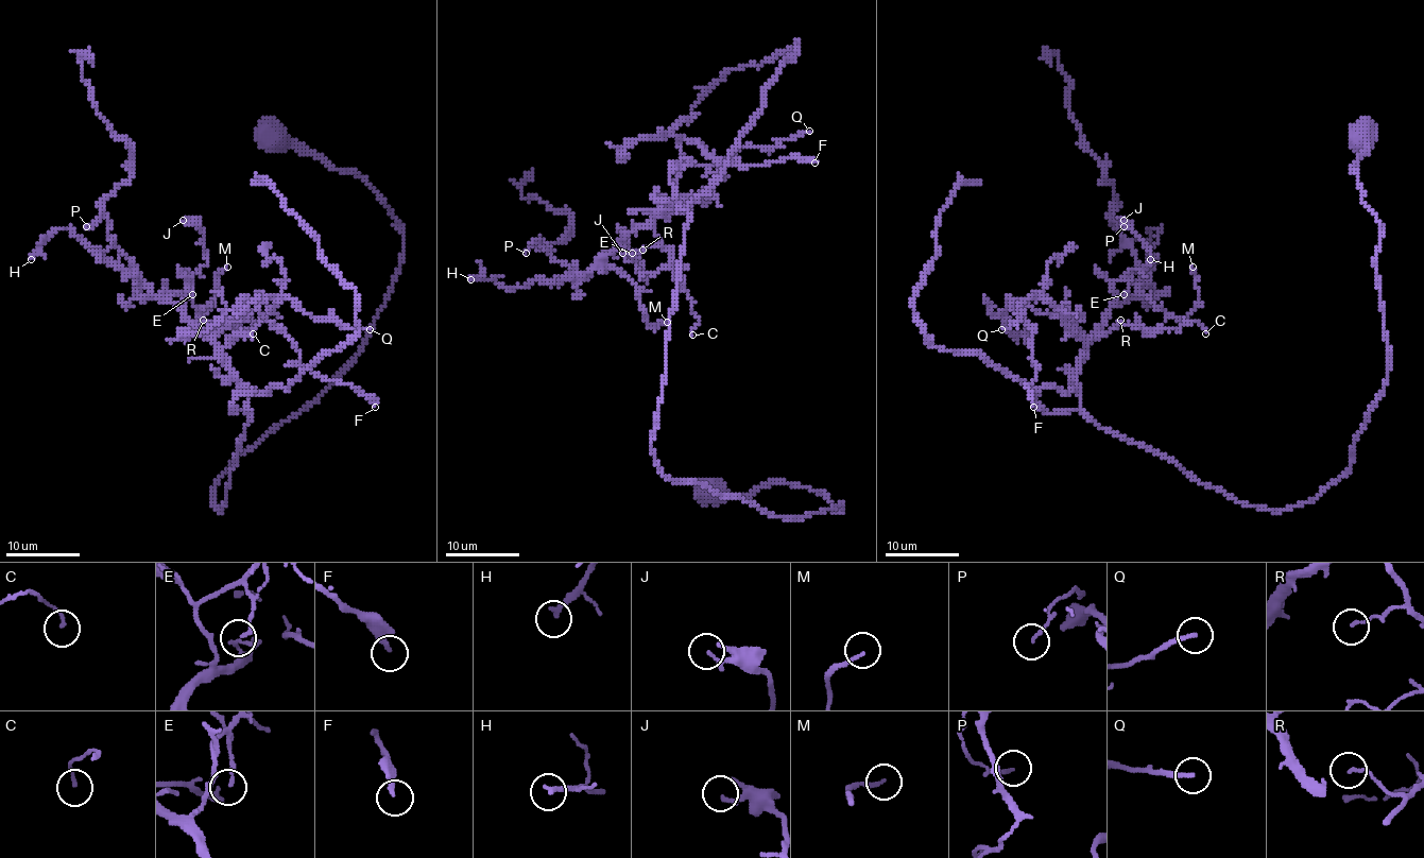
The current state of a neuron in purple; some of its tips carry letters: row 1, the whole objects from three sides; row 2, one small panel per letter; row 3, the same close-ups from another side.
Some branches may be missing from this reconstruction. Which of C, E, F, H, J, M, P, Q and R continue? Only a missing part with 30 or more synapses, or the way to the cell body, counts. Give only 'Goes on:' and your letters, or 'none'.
Goes on: Q

